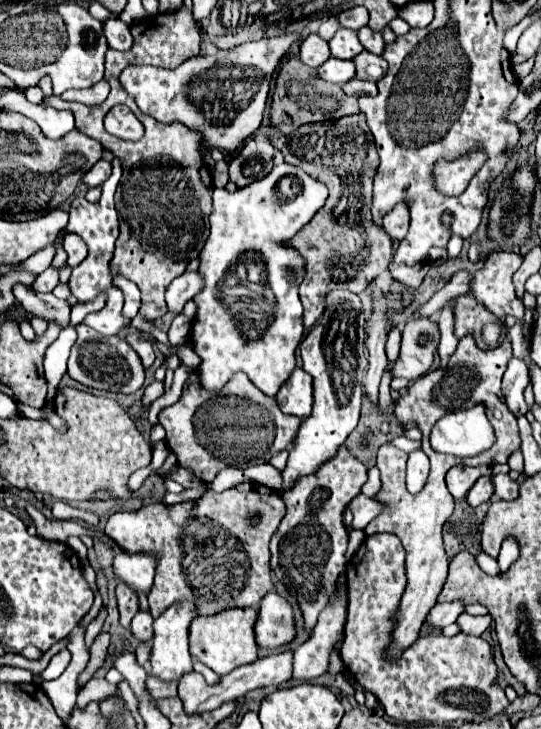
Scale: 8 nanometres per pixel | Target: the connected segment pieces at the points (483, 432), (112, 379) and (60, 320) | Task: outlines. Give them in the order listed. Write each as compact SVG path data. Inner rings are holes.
M482 404L440 418L430 434L430 444L434 450L460 458L482 454L492 448L494 442L494 428Z
M78 324L76 326L78 340L72 346L70 358L68 358L68 374L78 380L84 386L110 390L110 392L136 392L144 384L144 366L138 358L138 354L116 336L100 336L98 332L92 332L92 328Z
M22 284L14 286L14 296L28 314L46 320L48 324L54 322L62 330L70 326L70 306L66 300L58 300L54 298L54 294L44 294L44 296L40 296L38 292L34 294L32 288Z

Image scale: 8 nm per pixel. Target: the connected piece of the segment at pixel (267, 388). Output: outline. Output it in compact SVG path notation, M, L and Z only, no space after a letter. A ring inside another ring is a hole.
M288 164L274 166L268 176L238 188L234 194L226 190L214 190L210 236L200 252L198 266L204 288L194 296L198 310L190 334L192 348L202 360L196 368L196 374L208 392L218 392L236 372L244 372L250 376L250 382L266 396L276 396L280 384L284 384L284 380L290 376L292 368L296 366L294 352L304 334L302 304L298 298L298 280L302 280L304 262L292 246L286 246L286 242L292 240L294 234L312 220L312 216L324 206L326 198L328 190L324 184L312 180L308 174ZM286 176L296 176L294 198L284 198L284 194L280 198L278 182ZM246 250L258 250L268 256L268 284L276 296L274 320L258 340L248 340L242 336L236 318L226 312L216 294L216 284L226 276L228 268L238 260L240 252Z

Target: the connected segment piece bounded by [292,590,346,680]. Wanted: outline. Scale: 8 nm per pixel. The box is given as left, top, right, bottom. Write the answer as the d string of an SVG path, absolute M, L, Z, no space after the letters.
M340 590L334 604L324 608L320 620L310 636L296 652L294 652L294 674L292 680L310 680L326 674L328 656L338 646L340 630L346 622L346 590Z

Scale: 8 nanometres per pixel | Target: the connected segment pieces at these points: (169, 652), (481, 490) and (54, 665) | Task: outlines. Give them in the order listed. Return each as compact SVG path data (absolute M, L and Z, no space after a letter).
M188 602L172 604L160 618L154 620L154 638L152 638L152 676L164 682L180 680L184 674L192 672L192 656L188 652L188 626L194 620L194 608Z
M484 476L484 478L480 478L480 480L470 488L470 492L468 492L468 496L466 496L466 502L468 502L470 506L480 506L482 502L490 500L492 496L494 496L494 492L492 492L490 476Z
M64 648L64 650L60 650L56 656L52 656L48 668L42 672L42 680L52 680L52 678L56 678L58 674L62 674L64 668L68 666L68 662L70 662L70 650Z

